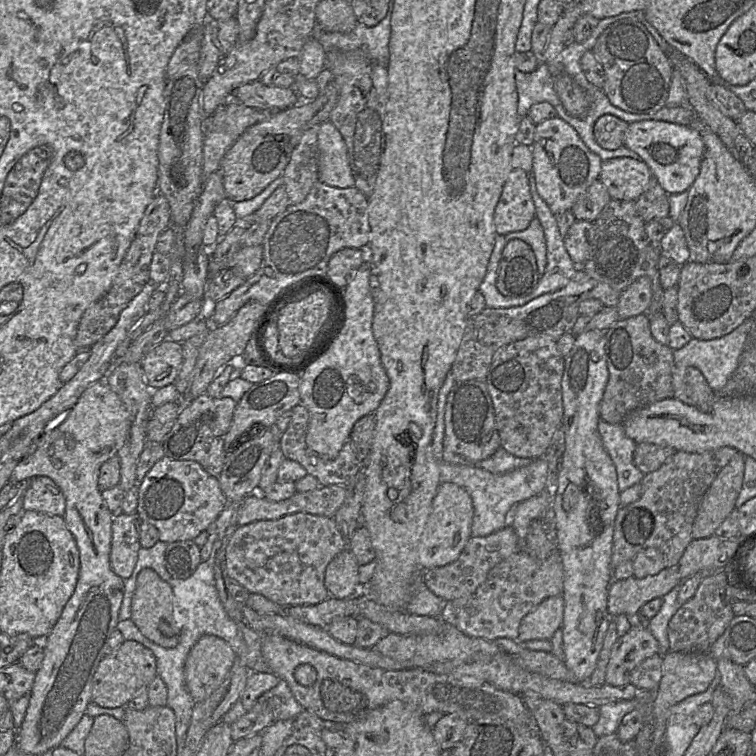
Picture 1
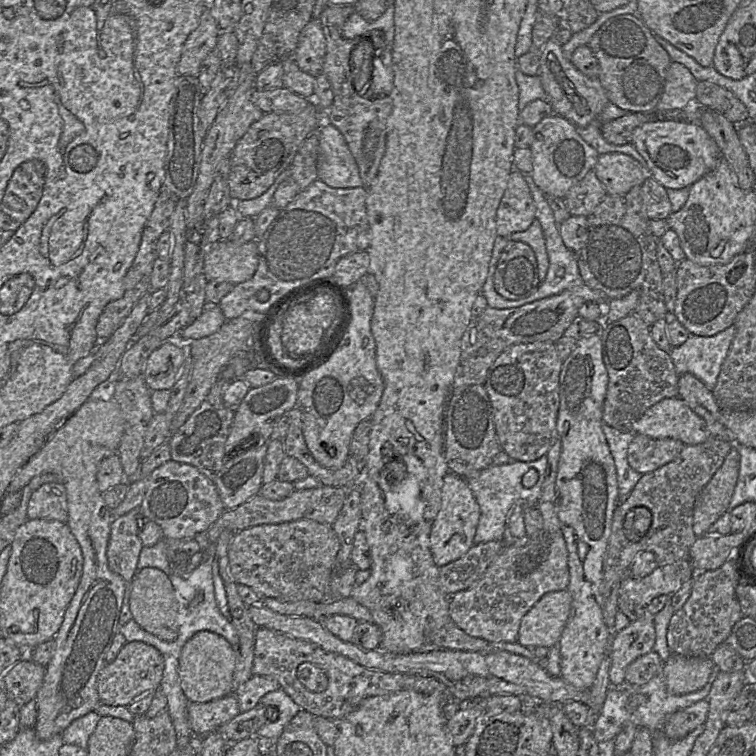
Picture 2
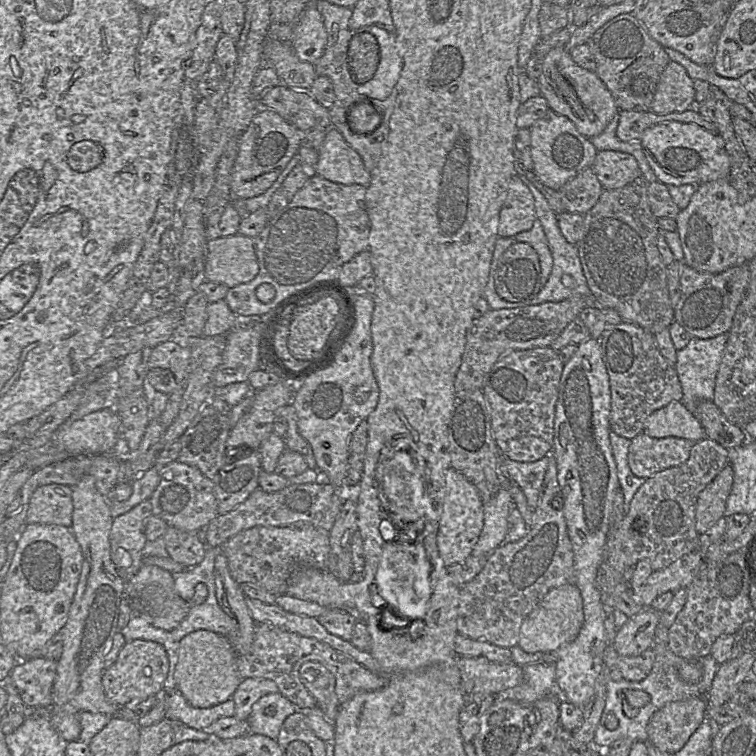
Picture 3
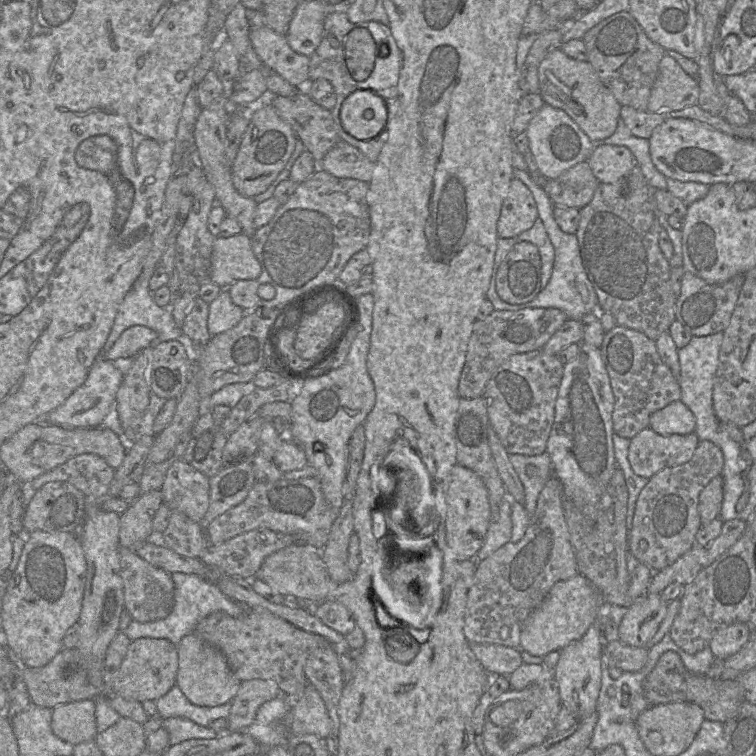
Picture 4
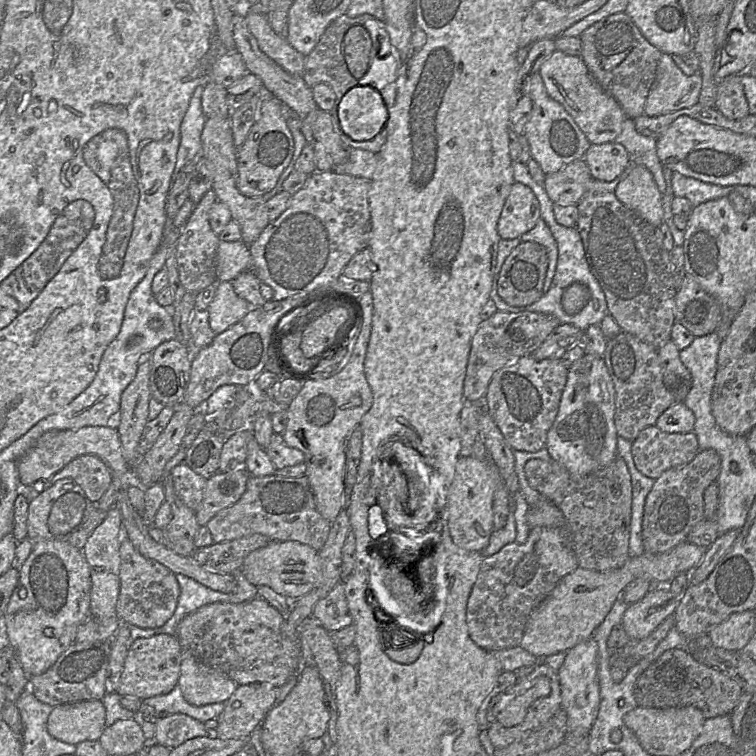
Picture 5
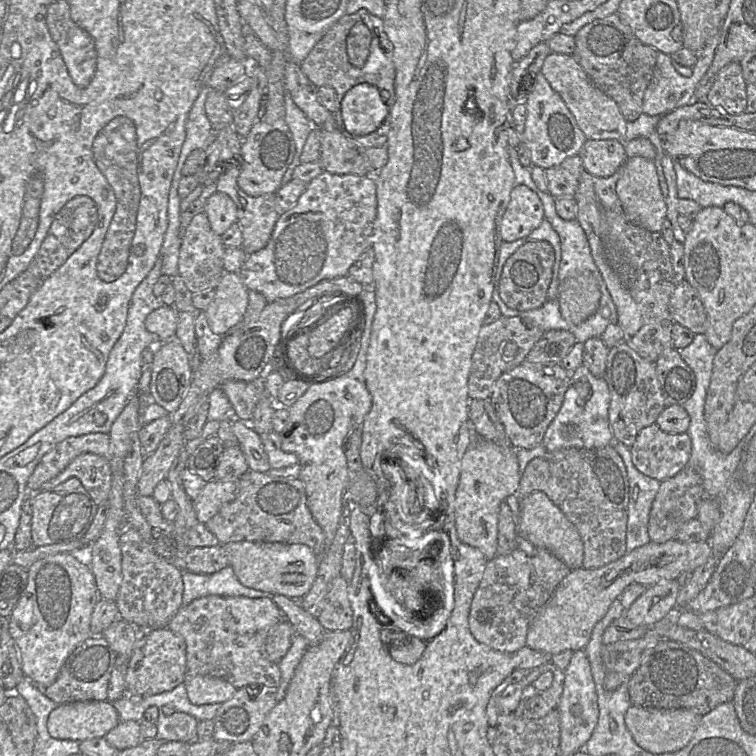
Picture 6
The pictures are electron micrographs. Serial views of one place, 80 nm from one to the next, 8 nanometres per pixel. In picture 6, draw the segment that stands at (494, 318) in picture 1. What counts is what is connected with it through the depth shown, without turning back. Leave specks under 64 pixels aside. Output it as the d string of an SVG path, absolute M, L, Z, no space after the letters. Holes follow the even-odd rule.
M502 315L495 322L483 325L472 355L472 365L468 379L470 400L490 399L496 380L505 372L525 362L528 353L543 334L544 331L538 326L520 317L505 317Z

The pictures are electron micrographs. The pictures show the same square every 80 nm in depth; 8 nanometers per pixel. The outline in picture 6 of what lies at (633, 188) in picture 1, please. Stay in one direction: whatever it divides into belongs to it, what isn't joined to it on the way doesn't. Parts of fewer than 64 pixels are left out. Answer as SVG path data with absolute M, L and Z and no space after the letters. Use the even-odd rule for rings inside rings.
M586 140L579 154L584 170L607 178L621 169L627 160L624 144L618 140Z

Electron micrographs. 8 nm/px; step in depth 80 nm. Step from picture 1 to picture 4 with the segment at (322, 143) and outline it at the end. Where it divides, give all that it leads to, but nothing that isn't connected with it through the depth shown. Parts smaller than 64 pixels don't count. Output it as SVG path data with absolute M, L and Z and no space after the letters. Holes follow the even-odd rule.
M340 140L318 163L322 169L337 178L356 179L369 183L375 162L371 162L357 148Z

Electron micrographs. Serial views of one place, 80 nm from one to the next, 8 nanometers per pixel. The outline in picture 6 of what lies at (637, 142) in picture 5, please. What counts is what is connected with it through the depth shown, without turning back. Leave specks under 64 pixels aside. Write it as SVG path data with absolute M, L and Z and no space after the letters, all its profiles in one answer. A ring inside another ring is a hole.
M642 113L637 120L632 122L627 121L627 130L622 143L626 144L638 137L645 137L650 140L656 150L656 157L653 162L657 169L661 192L666 199L668 195L668 185L663 174L661 163L662 158L665 155L664 142L657 133L657 124L660 120L660 117L661 116L650 116Z

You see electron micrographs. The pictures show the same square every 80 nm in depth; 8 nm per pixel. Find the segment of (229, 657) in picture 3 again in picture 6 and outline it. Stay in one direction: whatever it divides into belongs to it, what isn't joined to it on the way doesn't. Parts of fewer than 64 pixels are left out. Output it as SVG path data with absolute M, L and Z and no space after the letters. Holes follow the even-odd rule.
M186 674L183 682L189 701L194 705L222 704L236 693L237 689L218 677Z

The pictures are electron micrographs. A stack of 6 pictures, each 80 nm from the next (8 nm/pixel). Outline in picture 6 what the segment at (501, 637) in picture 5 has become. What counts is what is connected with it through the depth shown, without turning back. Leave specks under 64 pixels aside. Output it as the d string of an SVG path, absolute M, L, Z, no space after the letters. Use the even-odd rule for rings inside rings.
M517 548L508 555L489 560L470 607L469 628L474 638L497 651L513 654L526 646L526 636L537 611L550 599L570 569L546 549L537 549L535 556L526 555Z

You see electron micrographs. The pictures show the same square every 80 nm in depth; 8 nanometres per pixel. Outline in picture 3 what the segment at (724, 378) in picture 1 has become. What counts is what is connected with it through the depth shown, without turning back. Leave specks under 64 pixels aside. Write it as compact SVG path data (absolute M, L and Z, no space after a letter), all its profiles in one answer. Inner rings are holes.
M724 332L709 339L691 337L689 343L676 352L677 361L675 363L675 369L683 391L681 402L694 415L697 402L703 400L713 401L714 399L716 377L724 355L728 337L728 332Z

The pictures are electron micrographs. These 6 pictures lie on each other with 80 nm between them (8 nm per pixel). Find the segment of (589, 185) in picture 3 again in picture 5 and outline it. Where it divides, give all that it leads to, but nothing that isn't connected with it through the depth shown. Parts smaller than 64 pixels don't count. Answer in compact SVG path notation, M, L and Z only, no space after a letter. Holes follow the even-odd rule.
M584 158L575 160L557 172L547 174L543 187L554 204L577 205L592 179Z

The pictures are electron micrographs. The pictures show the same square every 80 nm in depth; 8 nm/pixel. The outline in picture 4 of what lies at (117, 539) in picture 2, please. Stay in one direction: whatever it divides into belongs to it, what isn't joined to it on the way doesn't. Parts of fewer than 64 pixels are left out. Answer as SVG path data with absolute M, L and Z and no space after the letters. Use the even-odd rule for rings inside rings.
M160 490L140 494L130 507L120 515L119 544L121 547L136 551L147 542L152 529L152 520L162 505Z

